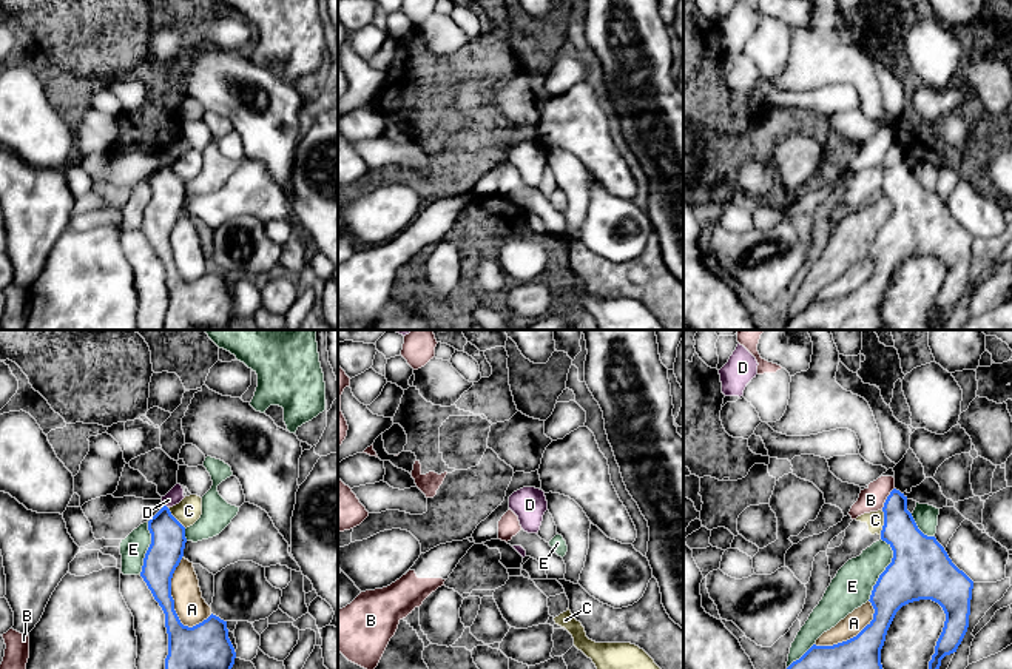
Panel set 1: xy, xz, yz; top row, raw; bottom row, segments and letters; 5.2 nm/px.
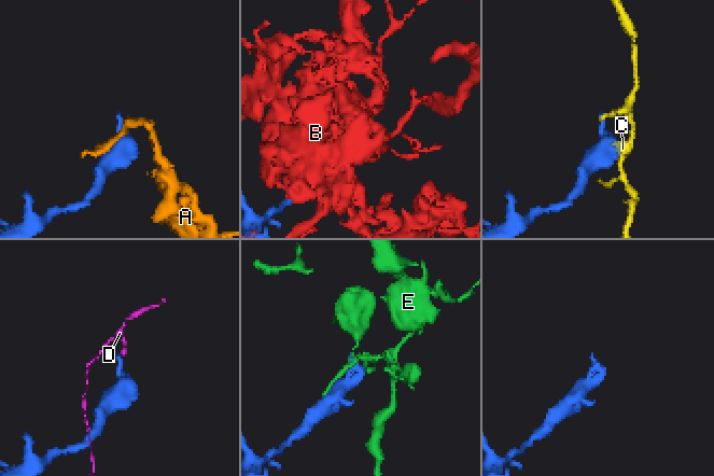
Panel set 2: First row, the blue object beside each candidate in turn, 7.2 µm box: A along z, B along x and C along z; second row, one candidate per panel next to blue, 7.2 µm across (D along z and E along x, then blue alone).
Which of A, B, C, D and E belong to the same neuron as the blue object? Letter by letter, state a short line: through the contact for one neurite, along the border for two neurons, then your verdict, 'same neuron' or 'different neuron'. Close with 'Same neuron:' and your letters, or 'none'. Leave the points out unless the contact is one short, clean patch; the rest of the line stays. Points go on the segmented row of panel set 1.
A: different neuron
B: different neuron
C: yz (883, 510), (883, 529), (880, 534) | different neuron
D: xy (164, 504), (167, 507) | different neuron
E: different neuron
Same neuron: none

